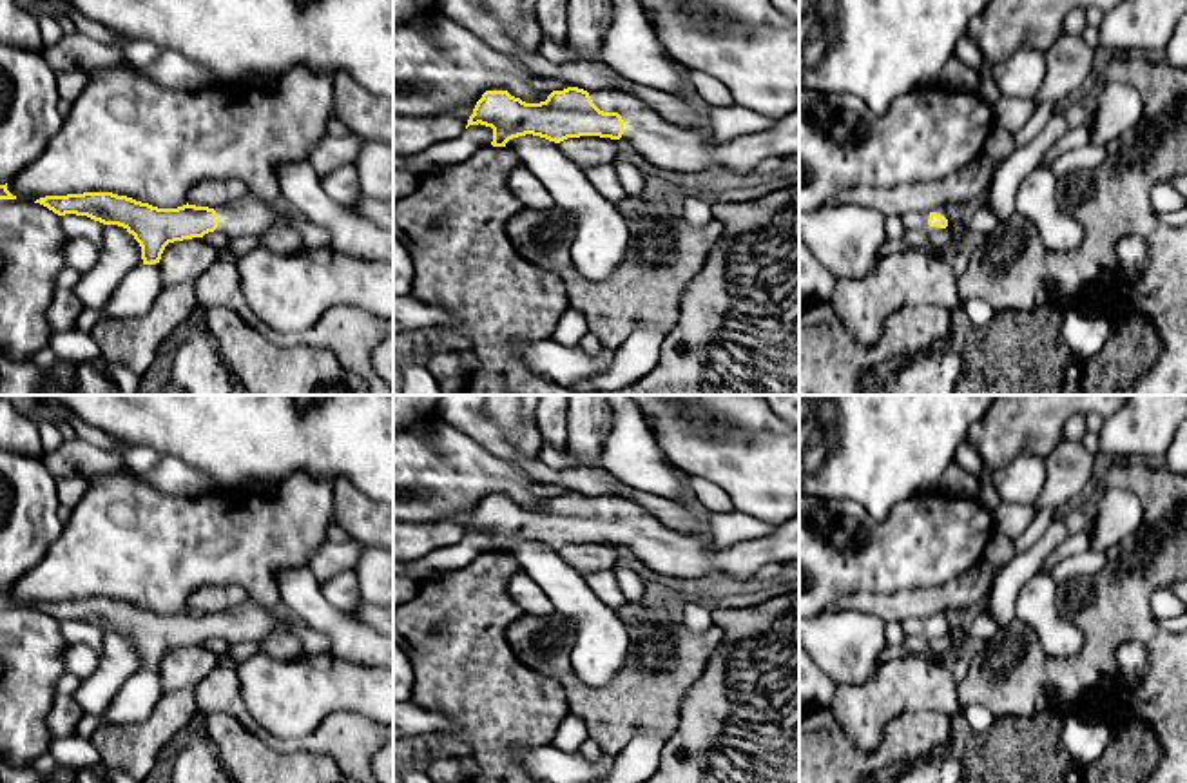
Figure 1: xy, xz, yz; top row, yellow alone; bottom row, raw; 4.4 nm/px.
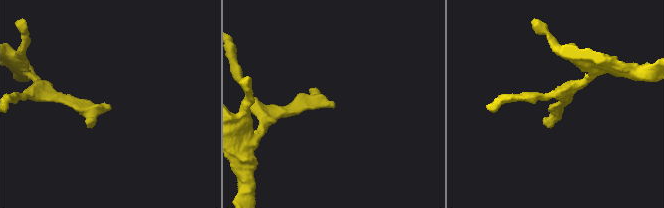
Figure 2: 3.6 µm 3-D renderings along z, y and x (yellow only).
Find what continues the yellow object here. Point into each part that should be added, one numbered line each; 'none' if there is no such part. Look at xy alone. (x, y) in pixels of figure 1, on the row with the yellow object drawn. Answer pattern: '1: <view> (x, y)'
1: xy (249, 216)

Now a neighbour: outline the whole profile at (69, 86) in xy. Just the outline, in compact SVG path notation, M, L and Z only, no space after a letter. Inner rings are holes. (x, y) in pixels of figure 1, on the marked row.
M74 69L56 76L56 89L60 100L67 103L74 103L74 100L82 94L82 91L89 83L89 71Z

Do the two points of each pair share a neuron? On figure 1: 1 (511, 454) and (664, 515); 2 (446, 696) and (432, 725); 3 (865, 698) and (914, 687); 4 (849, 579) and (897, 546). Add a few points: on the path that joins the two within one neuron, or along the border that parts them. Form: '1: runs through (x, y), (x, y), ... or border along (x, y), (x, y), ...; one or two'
1: runs through (550, 477), (597, 483), (626, 492); one
2: border along (412, 702), (443, 713), (455, 727); two
3: runs through (878, 698), (901, 687); one
4: runs through (861, 566), (870, 557), (885, 557); one

